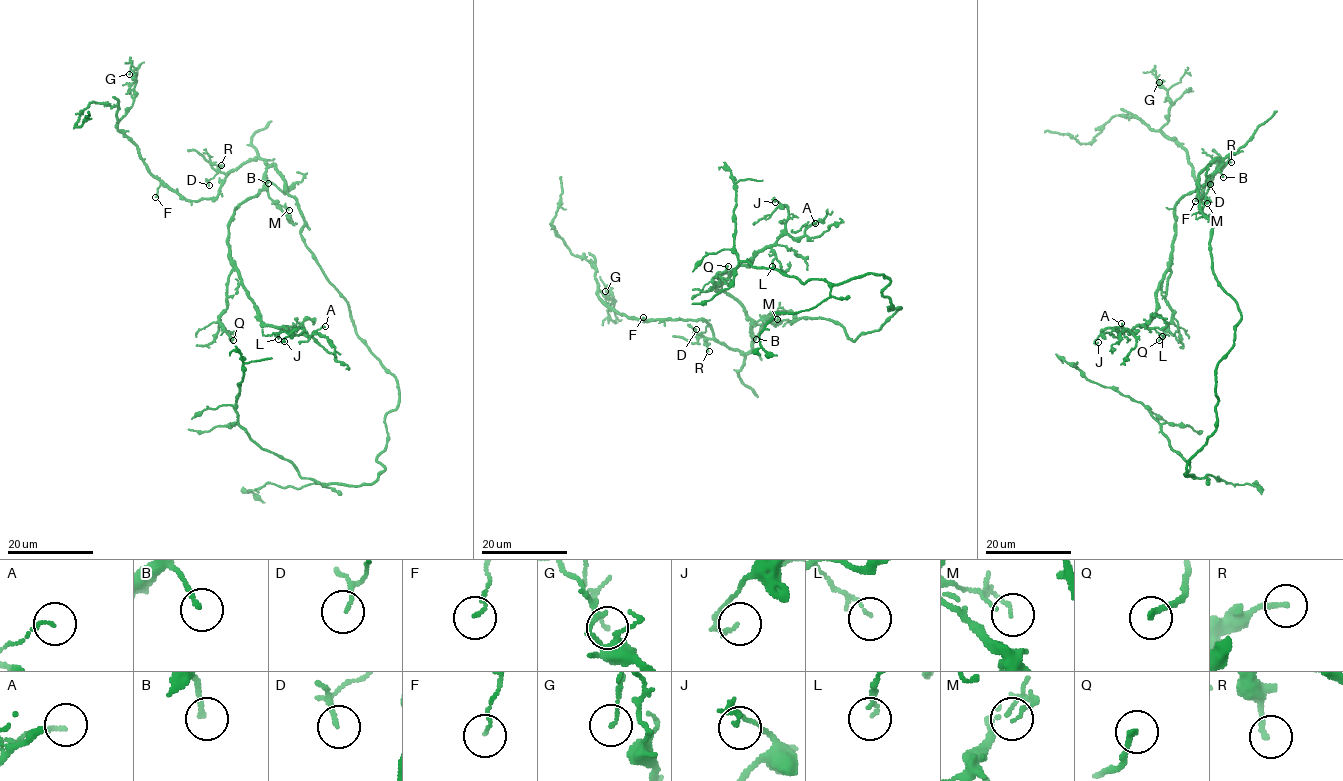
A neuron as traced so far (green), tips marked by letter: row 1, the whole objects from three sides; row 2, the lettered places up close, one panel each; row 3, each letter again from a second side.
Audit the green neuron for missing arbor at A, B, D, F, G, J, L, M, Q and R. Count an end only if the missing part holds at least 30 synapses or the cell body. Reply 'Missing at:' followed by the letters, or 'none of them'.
Missing at: none of them

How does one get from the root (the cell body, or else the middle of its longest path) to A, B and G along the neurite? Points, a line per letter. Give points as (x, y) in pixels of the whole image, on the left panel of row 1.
A: (336, 288), (269, 166), (230, 222), (230, 264), (266, 325), (310, 336), (325, 326)
B: (336, 288), (305, 244), (301, 234), (302, 211), (274, 165), (266, 169), (268, 183)
G: (336, 288), (274, 165), (243, 162), (197, 201), (155, 177), (118, 128), (135, 97), (129, 74)

